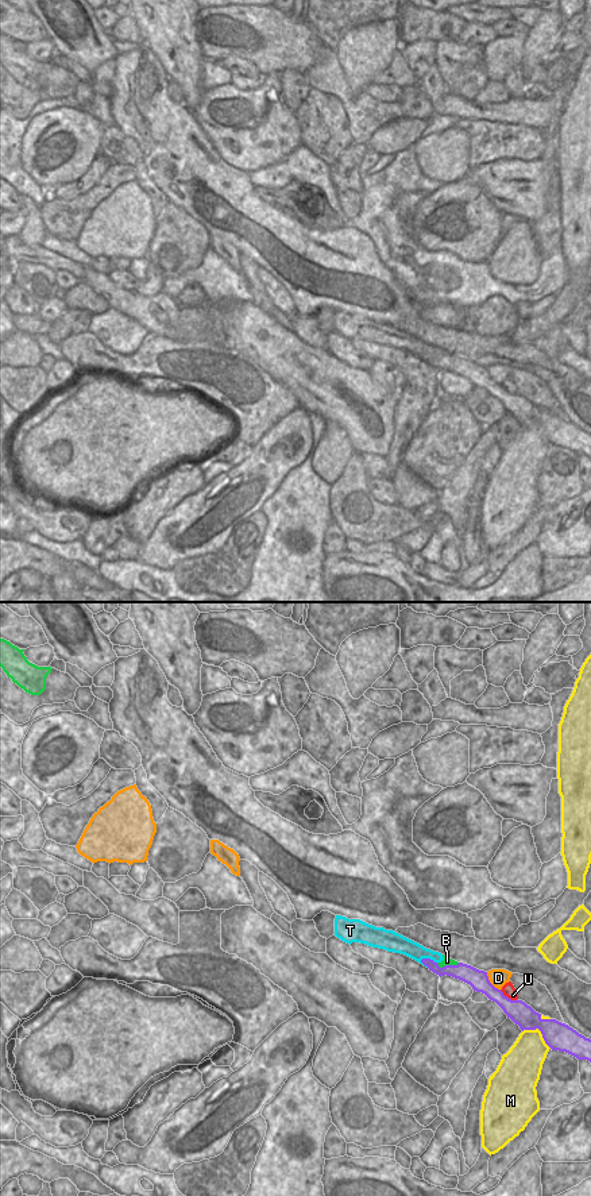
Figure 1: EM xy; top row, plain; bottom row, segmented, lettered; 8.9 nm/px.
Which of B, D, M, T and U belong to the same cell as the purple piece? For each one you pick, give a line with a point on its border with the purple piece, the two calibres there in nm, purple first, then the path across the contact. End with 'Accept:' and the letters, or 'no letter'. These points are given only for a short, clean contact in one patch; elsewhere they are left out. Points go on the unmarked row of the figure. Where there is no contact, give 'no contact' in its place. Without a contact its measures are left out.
B: meets purple in xy at (448, 361); 160 nm thick on the purple side, 70 nm on the other
Accept: B

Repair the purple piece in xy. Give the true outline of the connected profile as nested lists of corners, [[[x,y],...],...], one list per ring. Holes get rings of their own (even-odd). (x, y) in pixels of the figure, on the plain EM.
[[[444,350],[443,352],[444,355],[441,358],[434,358],[430,354],[422,354],[421,358],[440,373],[444,370],[452,371],[470,379],[474,386],[484,389],[490,396],[495,397],[507,413],[518,420],[522,427],[538,424],[545,439],[552,445],[565,447],[578,455],[591,458],[590,433],[586,433],[568,420],[556,414],[542,414],[541,409],[536,408],[522,396],[509,394],[501,385],[490,378],[487,367],[457,358]]]

